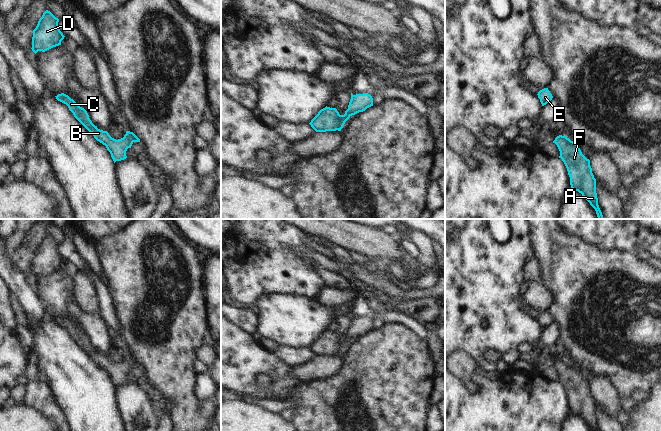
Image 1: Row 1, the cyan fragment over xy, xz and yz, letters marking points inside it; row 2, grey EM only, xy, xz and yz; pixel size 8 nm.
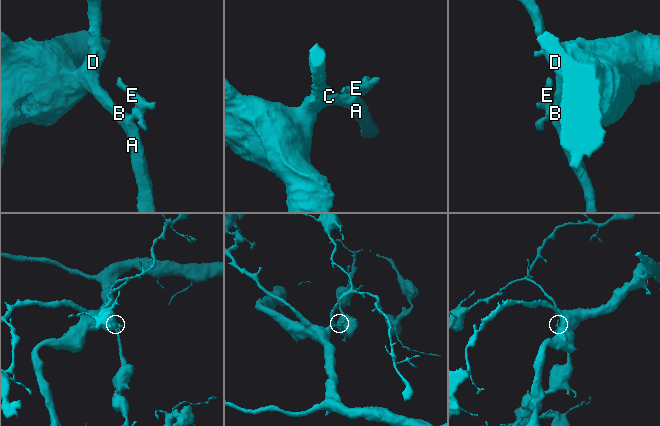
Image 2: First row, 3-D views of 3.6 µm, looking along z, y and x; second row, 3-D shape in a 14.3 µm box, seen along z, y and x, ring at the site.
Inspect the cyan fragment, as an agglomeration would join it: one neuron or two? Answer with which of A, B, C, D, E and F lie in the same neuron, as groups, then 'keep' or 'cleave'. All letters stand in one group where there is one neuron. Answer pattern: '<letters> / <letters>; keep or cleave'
A B C D E F; keep

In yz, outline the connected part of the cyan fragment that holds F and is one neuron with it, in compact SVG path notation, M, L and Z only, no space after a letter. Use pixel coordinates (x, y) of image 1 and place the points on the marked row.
M559 135L553 141L560 151L559 158L564 162L572 190L578 191L595 209L598 219L604 219L598 205L596 179L592 173L590 160L581 152L579 145L566 136Z

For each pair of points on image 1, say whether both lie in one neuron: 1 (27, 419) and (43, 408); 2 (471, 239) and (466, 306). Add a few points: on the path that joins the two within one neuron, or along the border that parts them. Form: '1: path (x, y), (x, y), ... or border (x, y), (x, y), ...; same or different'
1: border (20, 404), (34, 408), (49, 420); different
2: path (470, 256), (466, 289); same

